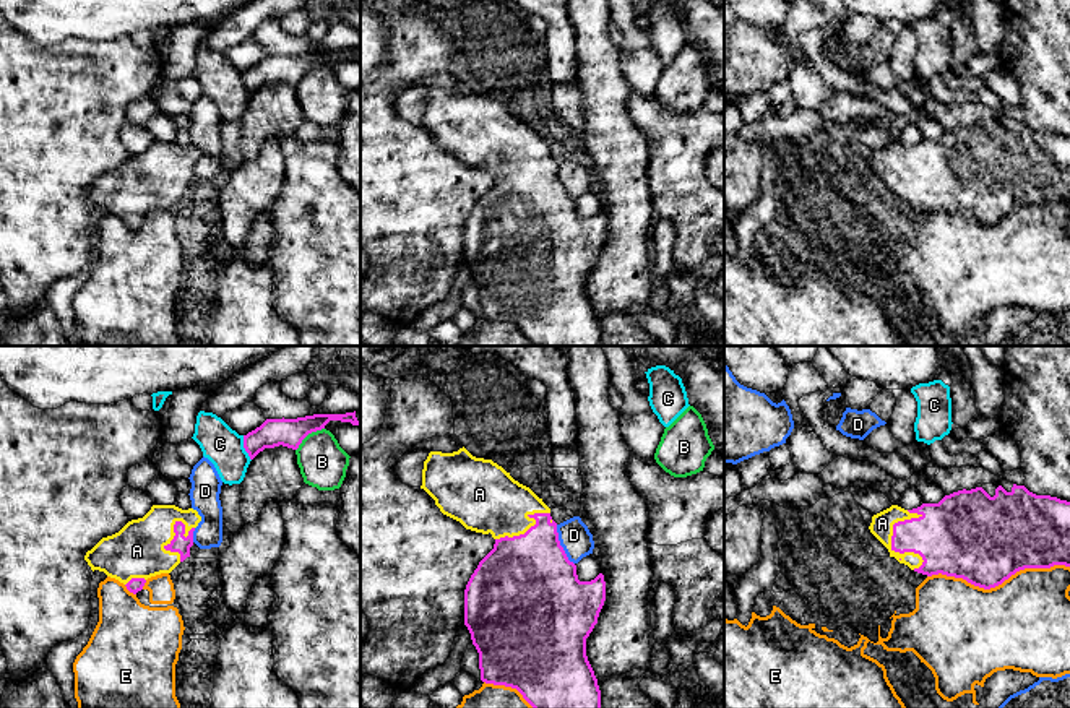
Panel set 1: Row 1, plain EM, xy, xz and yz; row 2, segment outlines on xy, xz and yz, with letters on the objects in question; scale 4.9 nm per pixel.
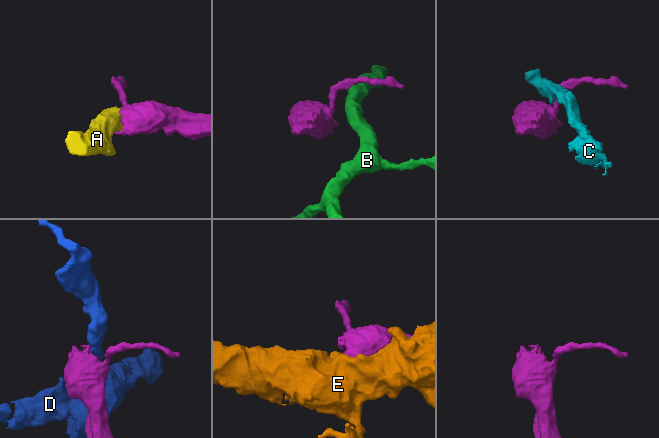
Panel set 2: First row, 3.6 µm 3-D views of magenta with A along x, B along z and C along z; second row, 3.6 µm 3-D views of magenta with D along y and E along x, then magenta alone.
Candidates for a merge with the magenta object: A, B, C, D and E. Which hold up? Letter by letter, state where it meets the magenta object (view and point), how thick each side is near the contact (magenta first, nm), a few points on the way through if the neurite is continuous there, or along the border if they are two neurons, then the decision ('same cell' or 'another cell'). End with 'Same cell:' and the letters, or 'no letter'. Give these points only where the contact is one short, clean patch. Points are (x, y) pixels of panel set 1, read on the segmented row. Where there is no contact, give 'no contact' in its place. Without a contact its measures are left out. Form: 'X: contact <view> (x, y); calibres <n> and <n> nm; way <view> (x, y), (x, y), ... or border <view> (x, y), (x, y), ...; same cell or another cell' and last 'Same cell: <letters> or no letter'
A: contact yz (892, 539); calibres 300 and 110 nm; same cell
B: contact xy (307, 434); calibres 140 and 240 nm; border xy (323, 427), (310, 432), (296, 450); another cell
C: contact xy (245, 448); calibres 140 and 190 nm; border xy (242, 436), (242, 445), (250, 460); another cell
D: contact xz (559, 544); calibres 480 and 160 nm; border xz (556, 525), (559, 544), (573, 564); another cell
E: contact yz (997, 585); calibres 440 and 460 nm; another cell
Same cell: A

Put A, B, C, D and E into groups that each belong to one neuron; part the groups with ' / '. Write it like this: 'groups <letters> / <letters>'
groups A / B / C / D / E

